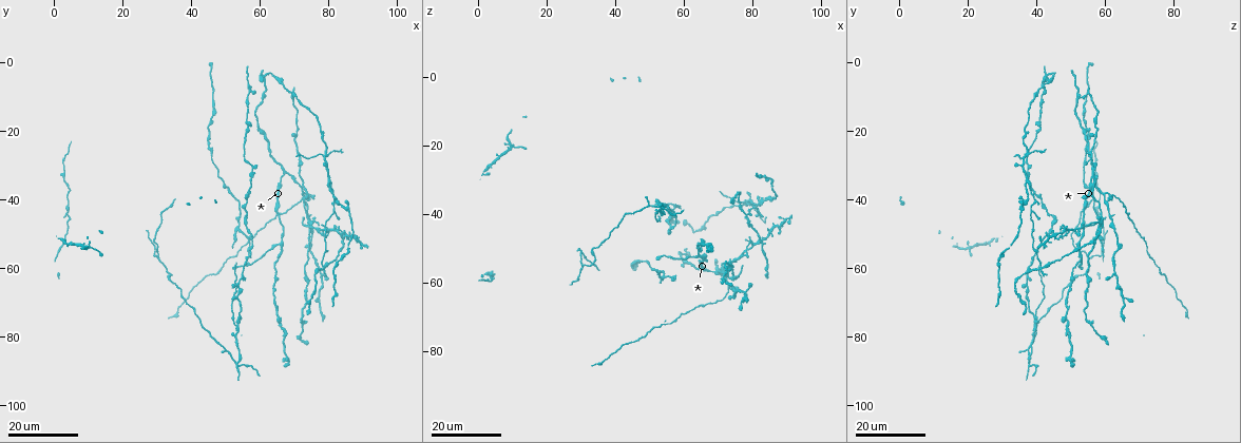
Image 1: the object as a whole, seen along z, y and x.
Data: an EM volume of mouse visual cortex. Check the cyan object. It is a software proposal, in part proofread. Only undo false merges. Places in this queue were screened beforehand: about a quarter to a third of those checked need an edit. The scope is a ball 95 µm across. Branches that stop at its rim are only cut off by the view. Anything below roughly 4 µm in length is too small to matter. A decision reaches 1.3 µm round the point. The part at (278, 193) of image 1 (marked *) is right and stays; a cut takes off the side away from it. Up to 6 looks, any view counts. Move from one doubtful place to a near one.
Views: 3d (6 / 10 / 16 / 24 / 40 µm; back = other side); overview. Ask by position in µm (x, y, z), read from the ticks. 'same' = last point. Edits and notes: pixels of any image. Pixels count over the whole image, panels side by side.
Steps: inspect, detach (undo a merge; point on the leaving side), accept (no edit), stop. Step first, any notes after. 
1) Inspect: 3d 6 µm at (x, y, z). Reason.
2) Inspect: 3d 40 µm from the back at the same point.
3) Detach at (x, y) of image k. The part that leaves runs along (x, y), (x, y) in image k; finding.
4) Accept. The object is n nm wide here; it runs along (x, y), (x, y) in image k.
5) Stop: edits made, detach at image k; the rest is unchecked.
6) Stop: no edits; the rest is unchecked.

Inspect: 3d 16 µm at (71.5, 36.5, 57.5). Looks like a crossing.

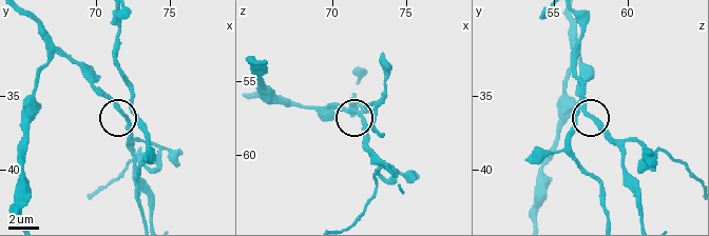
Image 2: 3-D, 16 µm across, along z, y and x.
Inspect: 3d 6 µm at (71.8, 36.0, 57.2).

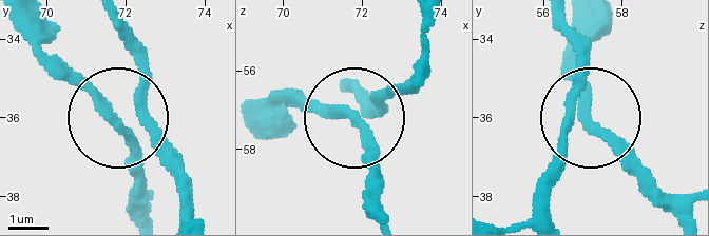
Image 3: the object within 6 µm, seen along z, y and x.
Accept. 4 arms meet here; it runs along (253, 103), (344, 106), (364, 143), (375, 211) in image 3; all the same neuron.

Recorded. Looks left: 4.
Inspect: 3d 24 µm at (77.5, 22.0, 36.5). Thick turns thin.

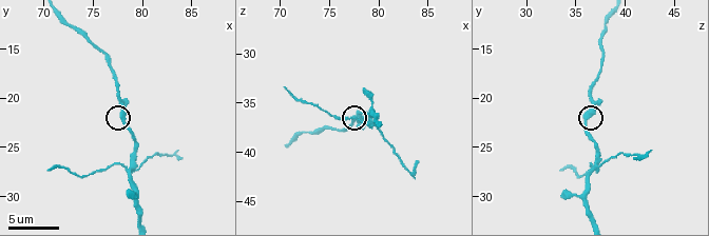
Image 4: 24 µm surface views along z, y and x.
Inspect: 3d 10 µm at (78.2, 22.2, 36.0). Zoom in.

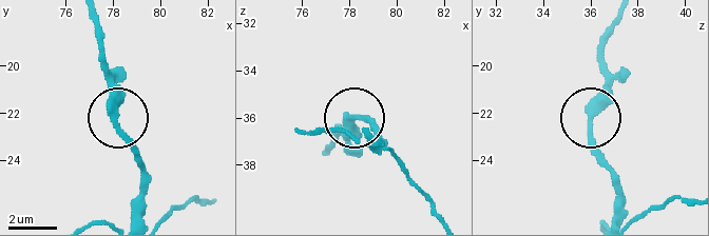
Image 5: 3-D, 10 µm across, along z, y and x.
Inspect: 3d 6 µm at (78.1, 22.3, 36.1). Closer look.

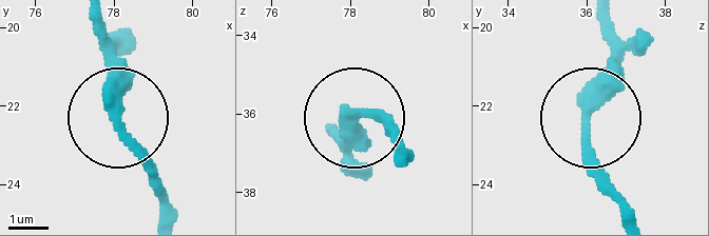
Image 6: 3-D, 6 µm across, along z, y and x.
Accept. The object is 330 nm wide here; it runs along (631, 212), (594, 152), (590, 101), (647, 34) in image 6; all the same neuron.

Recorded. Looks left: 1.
Stop: no edits; the rest is unchecked.

